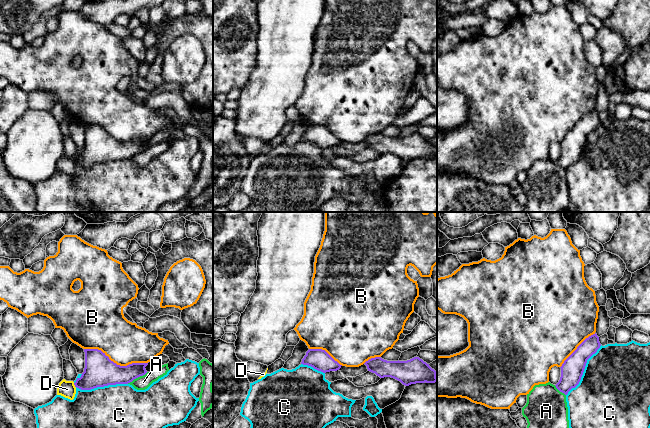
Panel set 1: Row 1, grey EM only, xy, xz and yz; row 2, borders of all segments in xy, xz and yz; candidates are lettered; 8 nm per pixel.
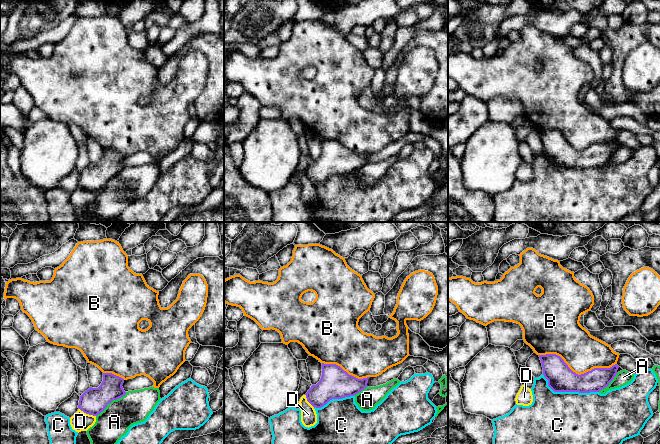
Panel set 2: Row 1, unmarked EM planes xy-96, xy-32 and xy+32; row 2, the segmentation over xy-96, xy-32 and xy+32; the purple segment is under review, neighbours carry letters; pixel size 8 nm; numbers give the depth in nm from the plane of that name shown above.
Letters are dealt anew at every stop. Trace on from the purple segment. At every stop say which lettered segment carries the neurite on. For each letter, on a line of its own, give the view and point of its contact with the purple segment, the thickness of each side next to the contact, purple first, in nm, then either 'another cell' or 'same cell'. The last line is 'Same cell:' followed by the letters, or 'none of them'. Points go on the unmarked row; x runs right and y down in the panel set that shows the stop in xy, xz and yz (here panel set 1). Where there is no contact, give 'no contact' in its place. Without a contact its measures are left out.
A: xy (137, 153) | 200/110 nm | another cell
B: xy (115, 139) | 240/340 nm | another cell
C: yz (583, 147) | 180/500 nm | another cell
D: xy (74, 160) | 240/140 nm | another cell
Same cell: none of them

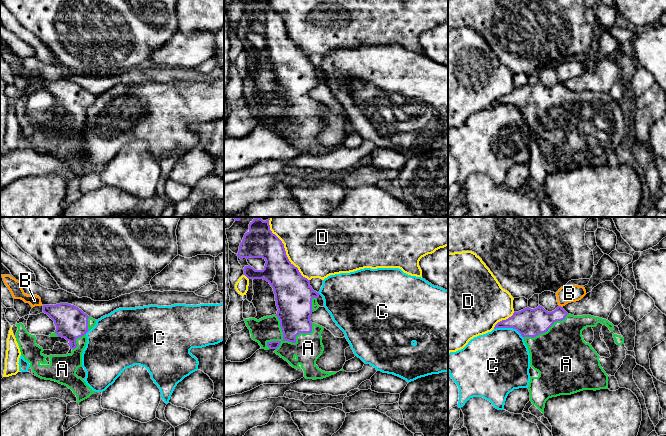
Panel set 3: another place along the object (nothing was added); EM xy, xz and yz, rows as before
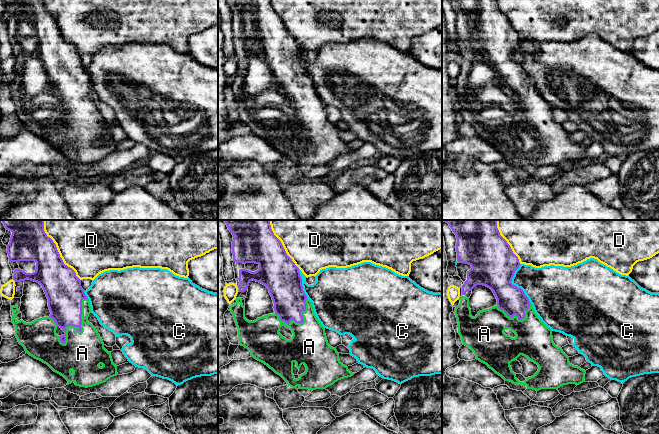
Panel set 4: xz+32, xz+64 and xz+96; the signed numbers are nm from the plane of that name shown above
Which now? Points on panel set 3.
A: xz (294, 118) | 260/220 nm | same cell
B: yz (560, 82) | 200/140 nm | another cell
C: yz (509, 103) | 220/440 nm | another cell
D: xz (285, 29) | 260/420 nm | another cell
Same cell: A

